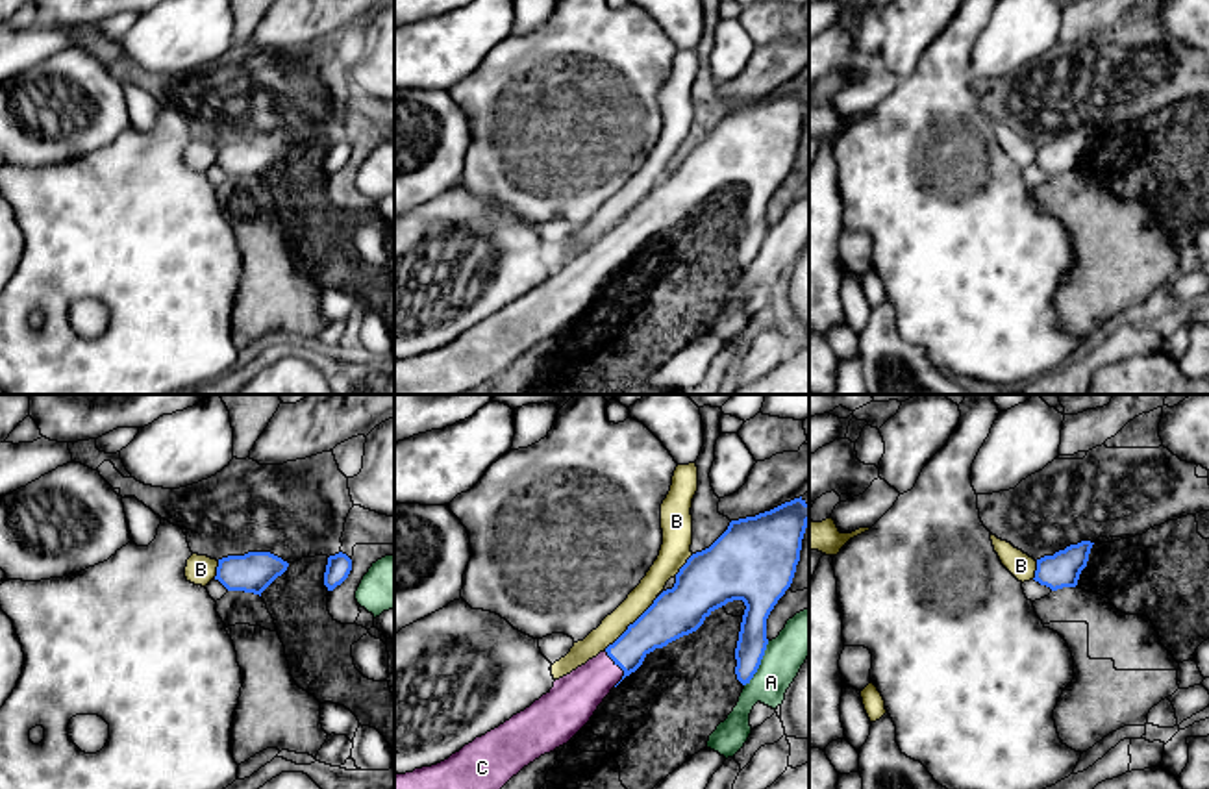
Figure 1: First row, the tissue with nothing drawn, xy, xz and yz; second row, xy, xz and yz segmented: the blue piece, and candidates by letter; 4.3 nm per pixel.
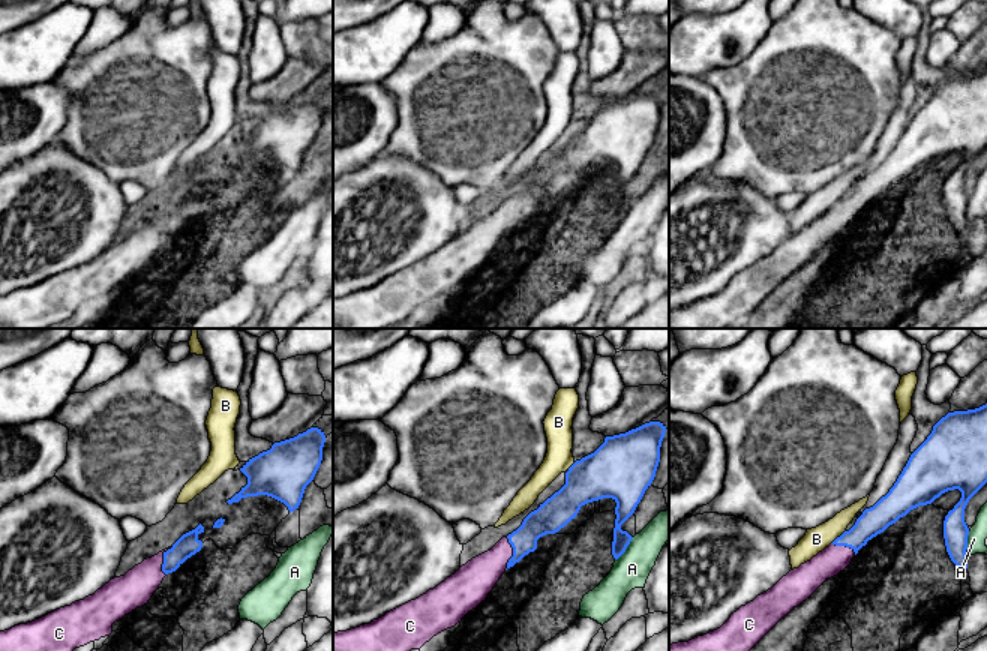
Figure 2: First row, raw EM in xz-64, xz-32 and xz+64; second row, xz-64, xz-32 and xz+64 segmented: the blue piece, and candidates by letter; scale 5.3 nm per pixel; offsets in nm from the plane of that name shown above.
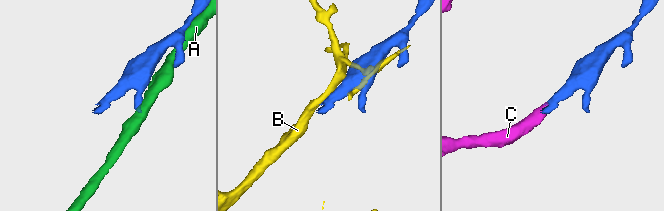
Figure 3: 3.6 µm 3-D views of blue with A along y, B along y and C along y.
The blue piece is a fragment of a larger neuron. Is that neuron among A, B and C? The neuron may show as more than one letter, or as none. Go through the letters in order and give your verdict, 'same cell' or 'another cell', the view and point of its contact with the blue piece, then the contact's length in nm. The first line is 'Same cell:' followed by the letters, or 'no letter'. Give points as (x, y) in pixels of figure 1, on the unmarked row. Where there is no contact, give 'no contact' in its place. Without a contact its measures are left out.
Same cell: C
A: another cell; meets blue in xz at (760, 249); contact 220 nm long
B: another cell; meets blue in xz at (630, 210); contact 340 nm long
C: same cell; meets blue in xz at (621, 252); contact 170 nm long

